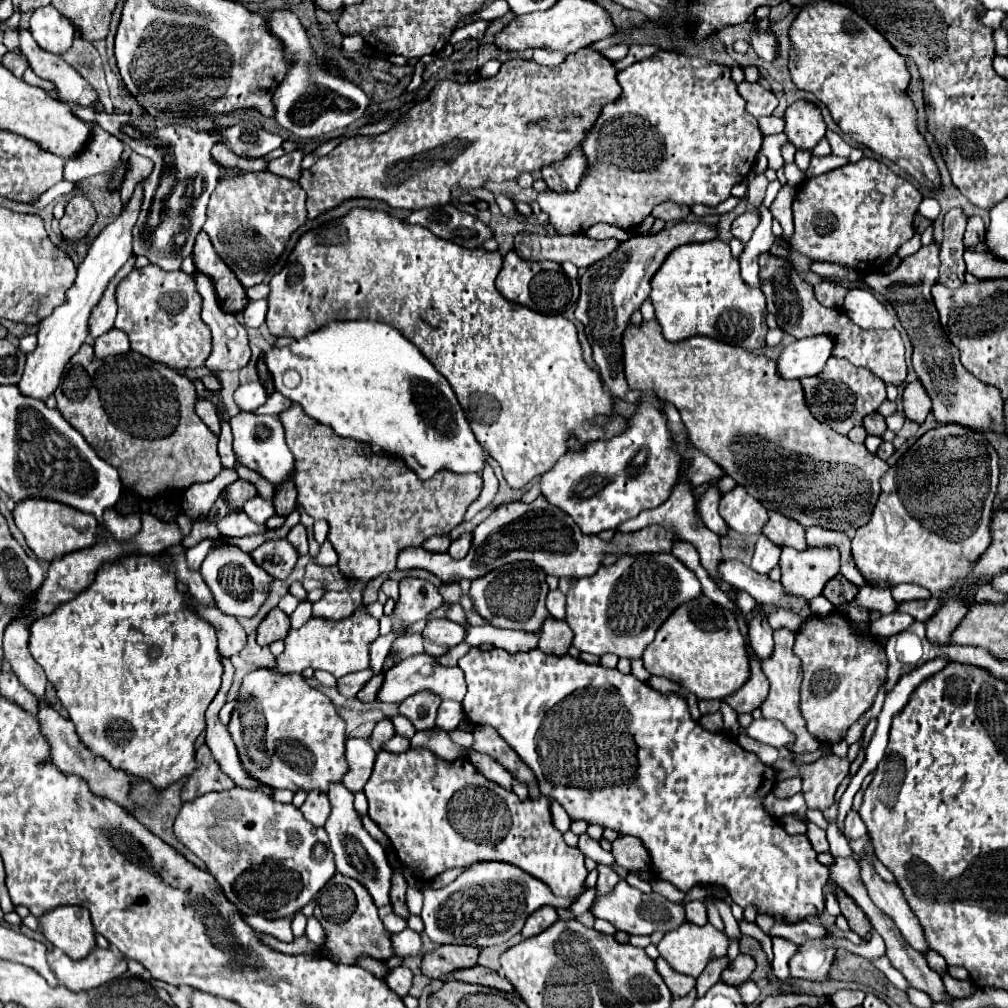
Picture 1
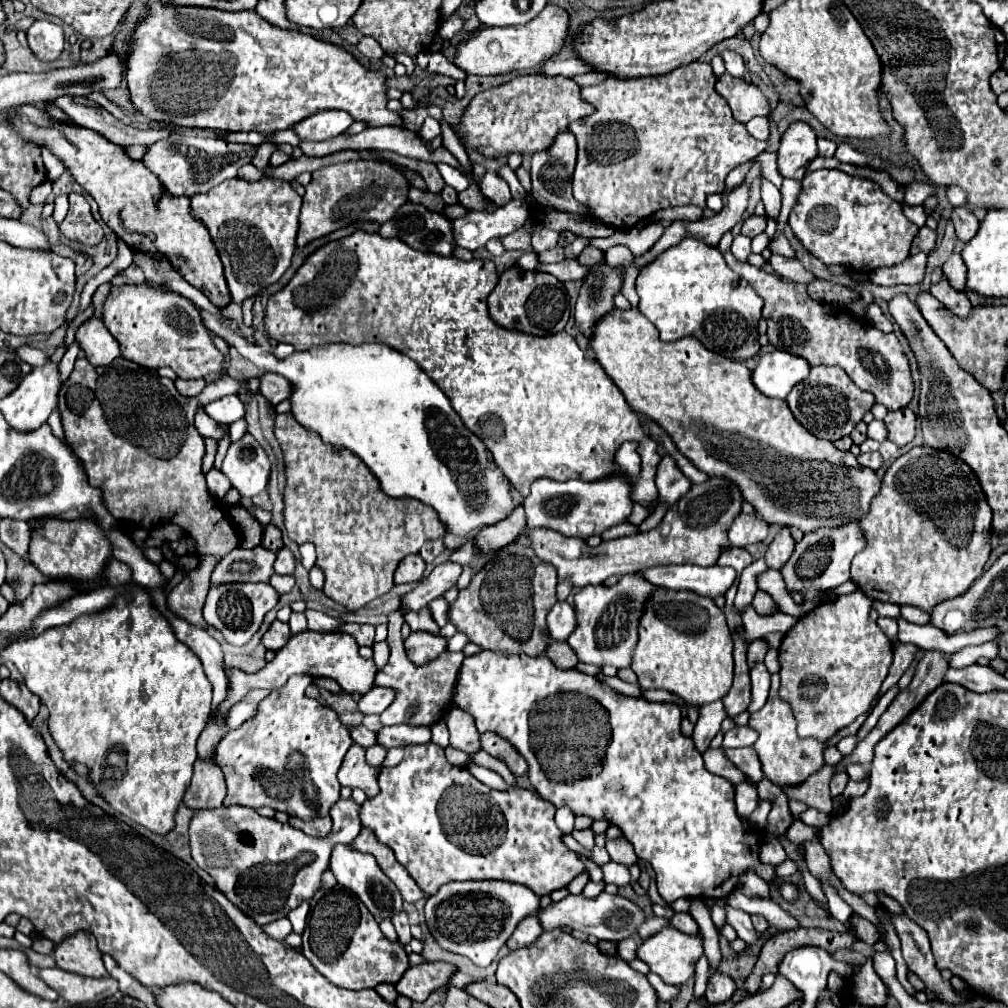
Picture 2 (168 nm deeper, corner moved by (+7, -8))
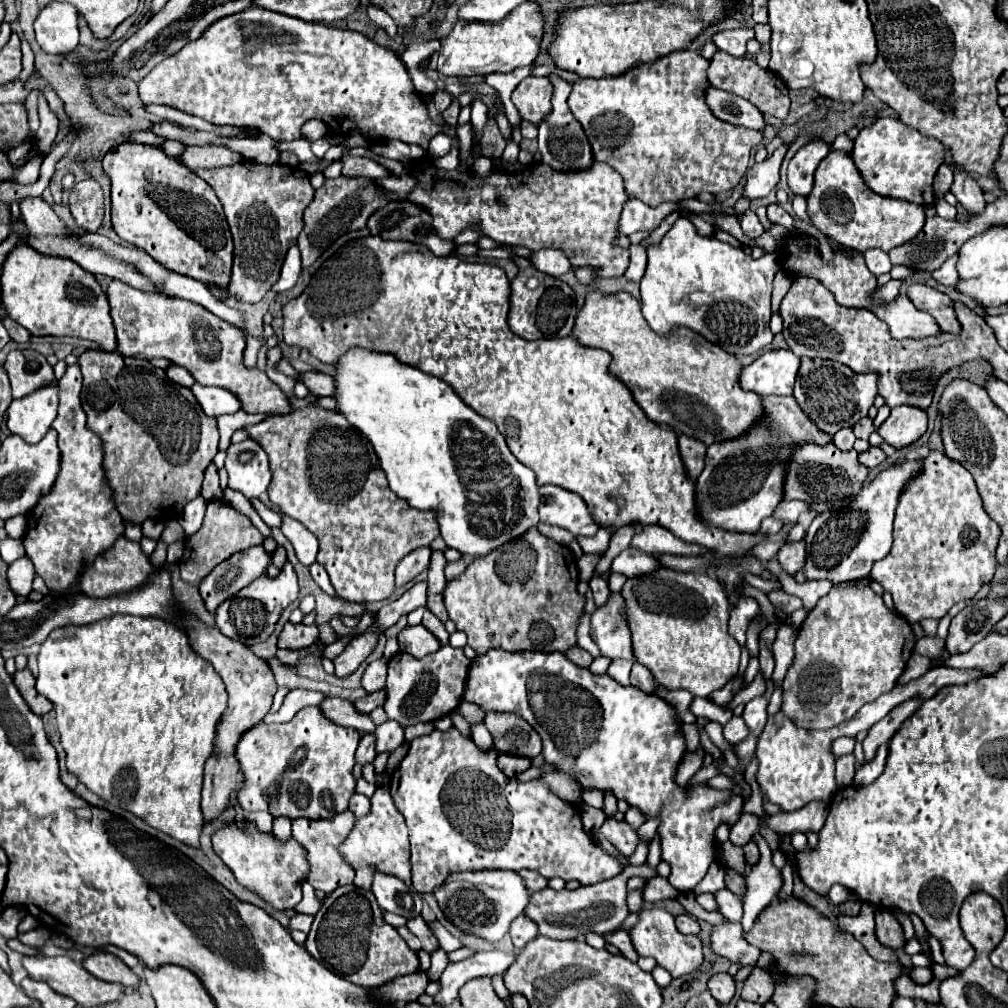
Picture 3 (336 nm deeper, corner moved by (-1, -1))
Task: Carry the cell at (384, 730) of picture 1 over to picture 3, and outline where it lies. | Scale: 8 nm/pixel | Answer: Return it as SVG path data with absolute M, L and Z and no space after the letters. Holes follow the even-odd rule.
M325 698L319 704L319 708L335 724L357 728L359 732L373 732L375 730L375 724L373 724L371 716L357 712L355 706L349 700L343 700L343 698Z

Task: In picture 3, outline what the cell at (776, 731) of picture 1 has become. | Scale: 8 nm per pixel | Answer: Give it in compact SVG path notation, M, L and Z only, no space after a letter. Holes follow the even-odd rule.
M733 716L733 718L723 726L723 736L725 736L725 740L727 740L729 744L741 742L747 734L749 734L749 728L745 726L743 718L739 718L739 716Z

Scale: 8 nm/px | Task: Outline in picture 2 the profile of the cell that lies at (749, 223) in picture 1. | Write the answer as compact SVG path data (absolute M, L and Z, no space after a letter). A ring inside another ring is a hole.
M751 215L743 221L743 227L741 227L741 235L747 235L747 237L755 237L759 233L765 231L765 217L759 217L759 215Z

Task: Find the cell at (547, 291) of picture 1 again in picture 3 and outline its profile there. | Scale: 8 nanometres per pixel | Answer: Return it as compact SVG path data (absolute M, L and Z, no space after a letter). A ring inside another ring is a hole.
M513 258L515 264L519 266L519 274L517 278L511 282L511 310L509 310L509 326L511 330L525 338L525 340L539 340L539 338L565 338L571 334L573 324L575 324L575 316L577 316L577 304L575 304L575 294L573 290L553 278L553 276L545 276L541 272L537 272L527 258ZM529 278L537 278L539 286L535 290L527 288L527 280Z

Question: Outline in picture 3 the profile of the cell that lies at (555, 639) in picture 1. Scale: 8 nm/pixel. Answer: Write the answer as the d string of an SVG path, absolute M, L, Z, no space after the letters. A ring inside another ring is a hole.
M573 646L569 652L565 652L565 656L567 656L573 664L583 666L583 668L589 668L591 662L593 662L593 656L591 656L589 652L585 652L583 648L579 648L579 646Z

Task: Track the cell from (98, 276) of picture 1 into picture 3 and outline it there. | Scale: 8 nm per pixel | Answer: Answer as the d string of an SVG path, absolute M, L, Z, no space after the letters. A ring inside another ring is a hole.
M51 384L21 400L13 400L7 410L7 428L27 444L37 444L49 432L57 416L57 392L57 384Z

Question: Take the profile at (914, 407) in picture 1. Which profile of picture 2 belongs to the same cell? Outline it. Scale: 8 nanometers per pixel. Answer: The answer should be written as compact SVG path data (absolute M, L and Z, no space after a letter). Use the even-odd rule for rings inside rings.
M903 407L901 411L889 411L883 421L889 429L889 439L895 441L899 447L913 441L913 437L915 437L915 413L909 407Z

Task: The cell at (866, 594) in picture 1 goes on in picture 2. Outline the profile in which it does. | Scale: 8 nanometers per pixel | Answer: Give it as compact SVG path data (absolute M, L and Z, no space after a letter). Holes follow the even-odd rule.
M903 617L897 619L899 623L899 641L901 643L913 643L927 649L939 649L945 655L951 655L953 651L959 651L967 645L981 645L985 641L991 641L997 637L997 629L981 629L981 631L957 631L957 635L945 635L945 631L933 627L933 625L915 625L905 621Z

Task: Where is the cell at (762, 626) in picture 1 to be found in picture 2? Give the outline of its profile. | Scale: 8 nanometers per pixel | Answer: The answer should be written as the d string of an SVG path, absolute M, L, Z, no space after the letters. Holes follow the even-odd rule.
M757 661L751 669L751 693L753 693L753 699L751 699L751 705L749 705L749 713L761 709L767 701L767 693L769 693L769 671L765 667L763 661Z

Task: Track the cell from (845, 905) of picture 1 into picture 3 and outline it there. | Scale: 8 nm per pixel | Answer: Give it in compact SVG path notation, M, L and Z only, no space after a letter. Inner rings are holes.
M881 908L875 912L875 926L877 926L877 938L883 946L893 948L893 950L899 950L905 946L903 928L889 910Z

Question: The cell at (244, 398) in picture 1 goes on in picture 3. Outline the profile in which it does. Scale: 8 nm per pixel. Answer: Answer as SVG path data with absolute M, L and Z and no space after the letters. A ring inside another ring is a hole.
M193 384L191 392L193 392L195 400L199 402L199 406L203 408L203 412L211 418L217 418L223 414L235 414L241 410L241 402L237 400L237 396L223 388Z

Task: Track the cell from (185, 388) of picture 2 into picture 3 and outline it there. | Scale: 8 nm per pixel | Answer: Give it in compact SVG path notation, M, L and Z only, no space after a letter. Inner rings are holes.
M171 364L165 372L167 372L167 376L169 376L173 382L177 382L177 384L181 384L181 386L191 388L191 384L195 384L195 380L191 378L191 374L189 374L185 368L181 368L181 366Z

